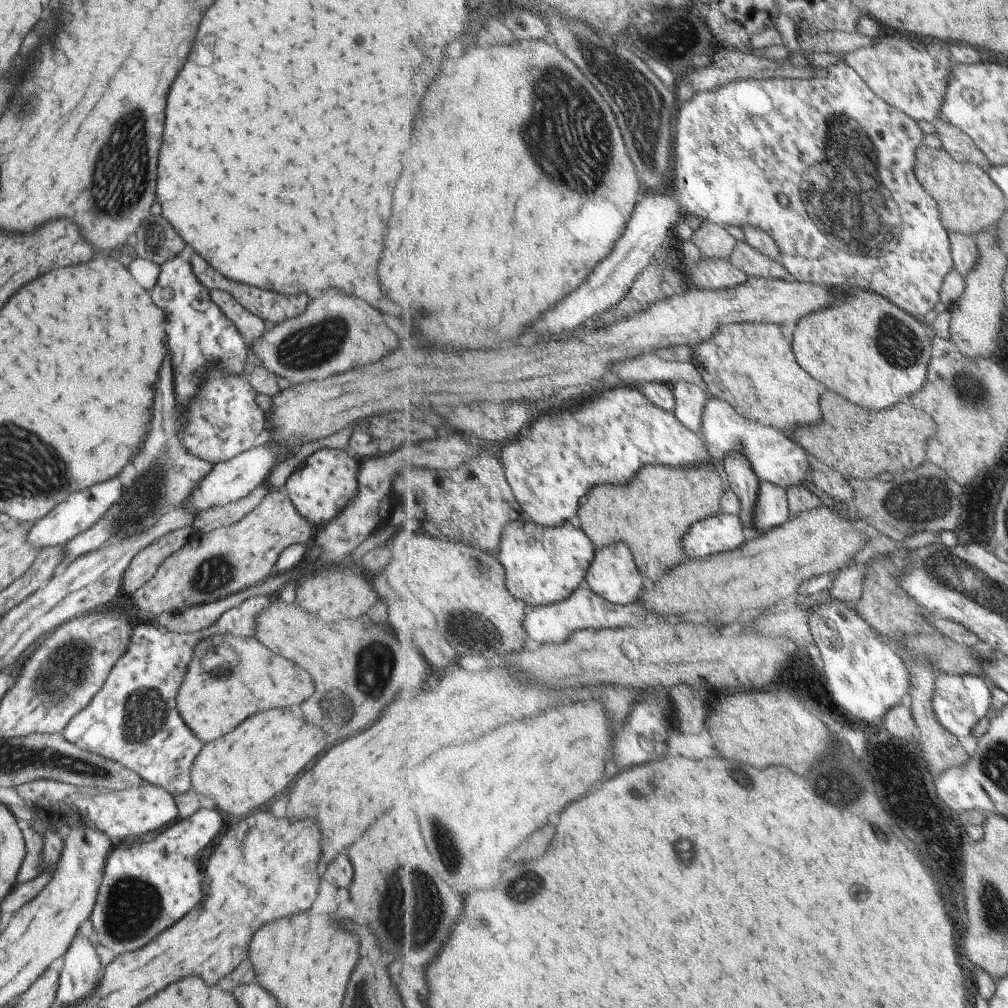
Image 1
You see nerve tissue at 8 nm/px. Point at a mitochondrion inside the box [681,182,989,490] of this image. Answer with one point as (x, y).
(905, 344)

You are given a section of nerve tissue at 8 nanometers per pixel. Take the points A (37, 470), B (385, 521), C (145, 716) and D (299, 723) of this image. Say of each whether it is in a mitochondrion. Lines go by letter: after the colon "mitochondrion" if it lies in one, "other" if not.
A: mitochondrion
B: other
C: mitochondrion
D: other

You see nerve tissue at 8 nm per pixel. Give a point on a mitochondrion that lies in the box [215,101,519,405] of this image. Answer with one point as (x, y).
(304, 349)

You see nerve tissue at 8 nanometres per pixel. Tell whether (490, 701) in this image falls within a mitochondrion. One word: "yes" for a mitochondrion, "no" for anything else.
no

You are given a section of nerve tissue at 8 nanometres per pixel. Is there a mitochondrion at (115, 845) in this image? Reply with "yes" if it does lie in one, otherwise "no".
no

